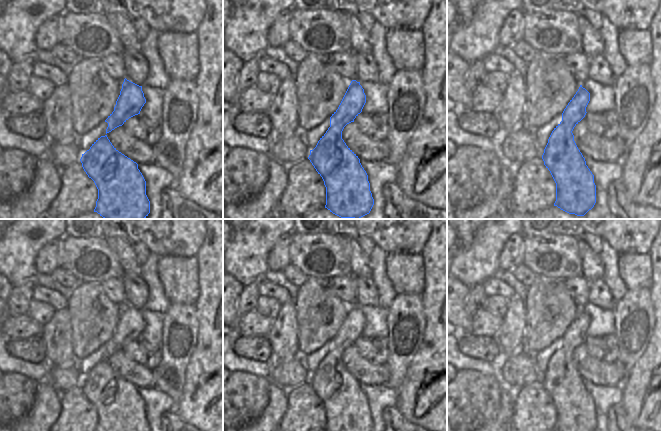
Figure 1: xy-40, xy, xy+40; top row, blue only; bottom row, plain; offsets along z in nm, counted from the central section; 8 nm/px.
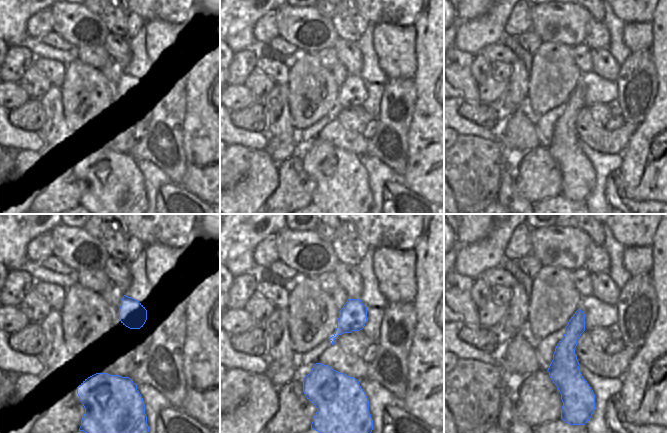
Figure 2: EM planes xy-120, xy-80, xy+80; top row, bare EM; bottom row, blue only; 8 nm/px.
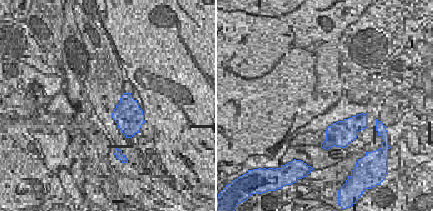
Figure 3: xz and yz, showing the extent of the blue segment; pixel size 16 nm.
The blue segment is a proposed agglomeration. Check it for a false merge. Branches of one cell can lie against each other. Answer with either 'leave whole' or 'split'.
leave whole

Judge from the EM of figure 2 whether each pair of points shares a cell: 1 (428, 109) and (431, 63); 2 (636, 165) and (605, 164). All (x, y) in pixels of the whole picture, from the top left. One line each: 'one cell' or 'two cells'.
1: one cell
2: two cells

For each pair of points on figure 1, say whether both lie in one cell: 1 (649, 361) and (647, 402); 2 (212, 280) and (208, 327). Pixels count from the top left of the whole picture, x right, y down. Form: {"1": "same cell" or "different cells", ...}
{"1": "same cell", "2": "same cell"}

